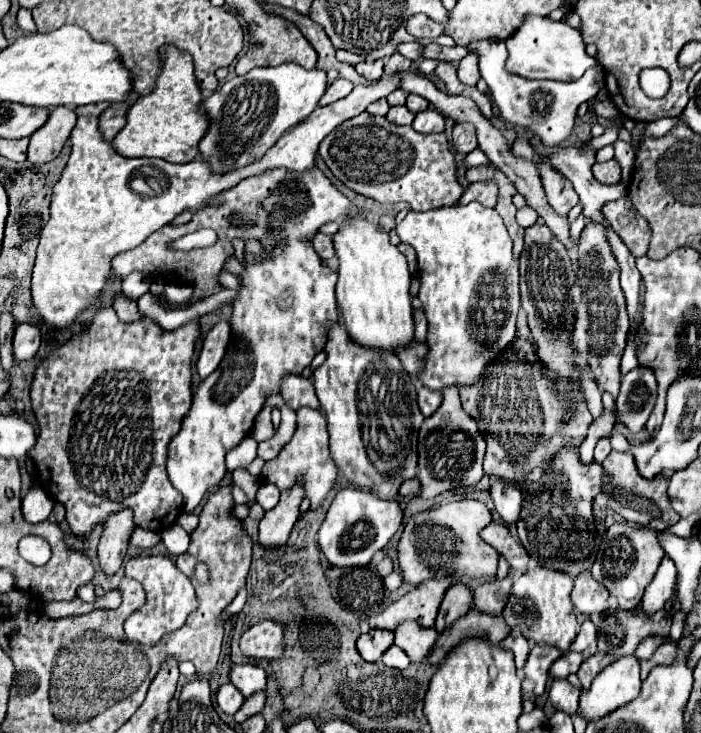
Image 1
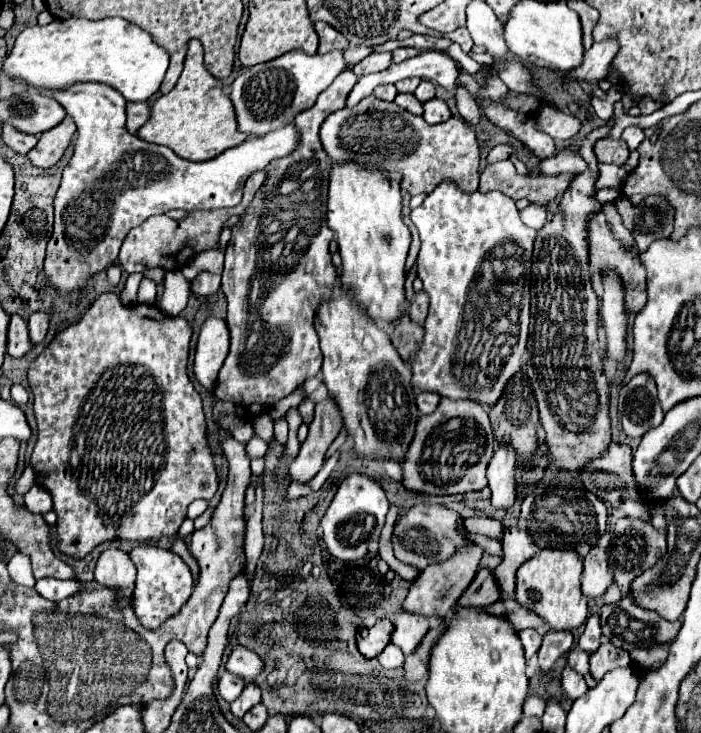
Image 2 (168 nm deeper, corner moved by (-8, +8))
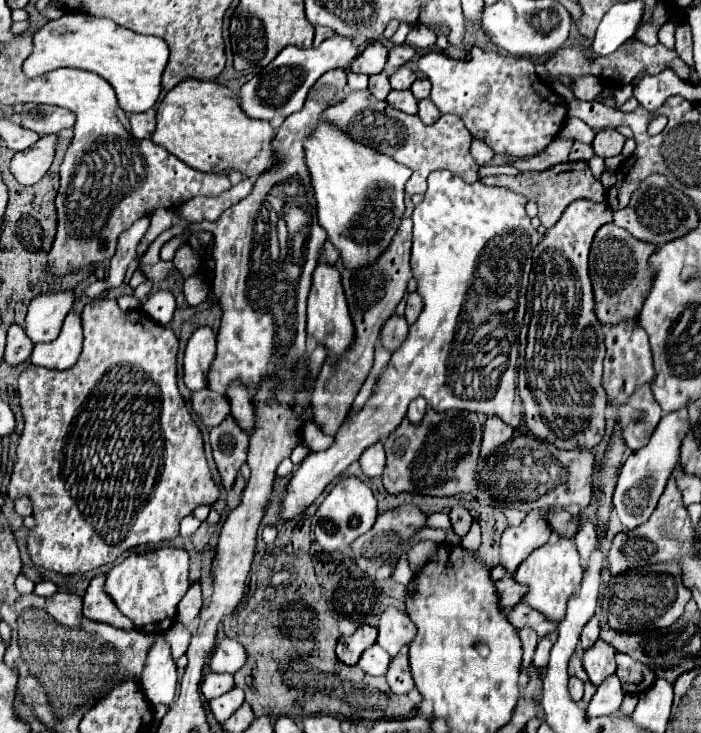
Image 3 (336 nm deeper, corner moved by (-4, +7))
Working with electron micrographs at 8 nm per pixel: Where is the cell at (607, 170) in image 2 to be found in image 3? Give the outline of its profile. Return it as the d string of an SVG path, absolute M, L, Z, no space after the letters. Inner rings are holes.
M574 141L569 154L569 161L589 161L593 155L594 151L590 144Z

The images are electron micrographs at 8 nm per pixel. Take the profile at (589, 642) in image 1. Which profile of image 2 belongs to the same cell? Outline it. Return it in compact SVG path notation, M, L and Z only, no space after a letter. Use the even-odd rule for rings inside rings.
M594 614L586 620L586 630L584 634L580 636L578 640L578 646L584 650L584 652L594 652L598 646L600 646L600 618Z

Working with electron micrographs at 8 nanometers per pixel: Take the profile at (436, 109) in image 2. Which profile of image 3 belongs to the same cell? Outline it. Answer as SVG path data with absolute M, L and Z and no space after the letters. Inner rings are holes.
M430 99L418 101L418 115L426 125L432 125L432 123L436 123L440 119L440 111Z

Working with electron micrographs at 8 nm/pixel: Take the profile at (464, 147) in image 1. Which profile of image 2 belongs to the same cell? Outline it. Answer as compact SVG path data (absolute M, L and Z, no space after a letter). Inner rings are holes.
M460 86L460 88L458 88L456 104L458 104L458 112L460 112L460 116L462 116L468 124L476 126L476 124L480 122L482 114L480 114L480 110L478 110L478 106L476 106L474 98L470 96L470 92L468 92L464 86Z

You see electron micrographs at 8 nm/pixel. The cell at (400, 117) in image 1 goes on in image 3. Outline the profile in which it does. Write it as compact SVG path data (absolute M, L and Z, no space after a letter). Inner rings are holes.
M390 91L388 99L386 99L394 109L400 109L408 115L416 115L418 113L418 101L414 99L414 95L410 91Z

